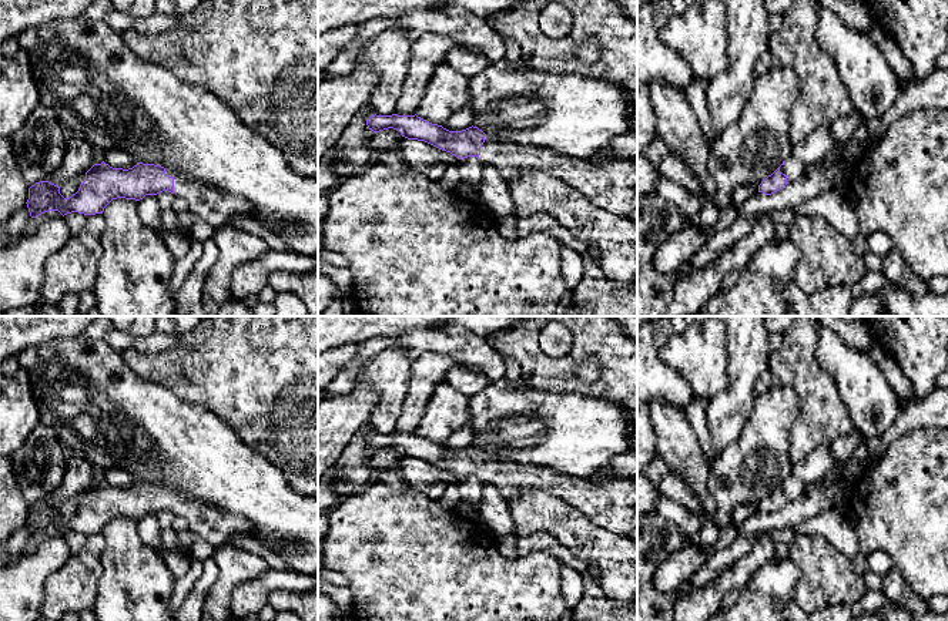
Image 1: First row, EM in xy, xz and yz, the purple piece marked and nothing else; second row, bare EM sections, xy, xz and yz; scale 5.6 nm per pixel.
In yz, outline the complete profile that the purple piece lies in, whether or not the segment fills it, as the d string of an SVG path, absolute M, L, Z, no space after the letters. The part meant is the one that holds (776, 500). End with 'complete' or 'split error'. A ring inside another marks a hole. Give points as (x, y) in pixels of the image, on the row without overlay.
M791 474L758 504L758 511L771 514L805 493L805 481Z; split error

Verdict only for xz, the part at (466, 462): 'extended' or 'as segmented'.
extended

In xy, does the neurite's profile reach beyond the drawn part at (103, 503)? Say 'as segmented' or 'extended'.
extended

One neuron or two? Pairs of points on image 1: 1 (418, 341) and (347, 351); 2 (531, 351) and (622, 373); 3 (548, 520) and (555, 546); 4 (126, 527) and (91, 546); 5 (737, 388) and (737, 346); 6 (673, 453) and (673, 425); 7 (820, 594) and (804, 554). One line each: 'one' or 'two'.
1: two
2: one
3: two
4: two
5: one
6: one
7: one

